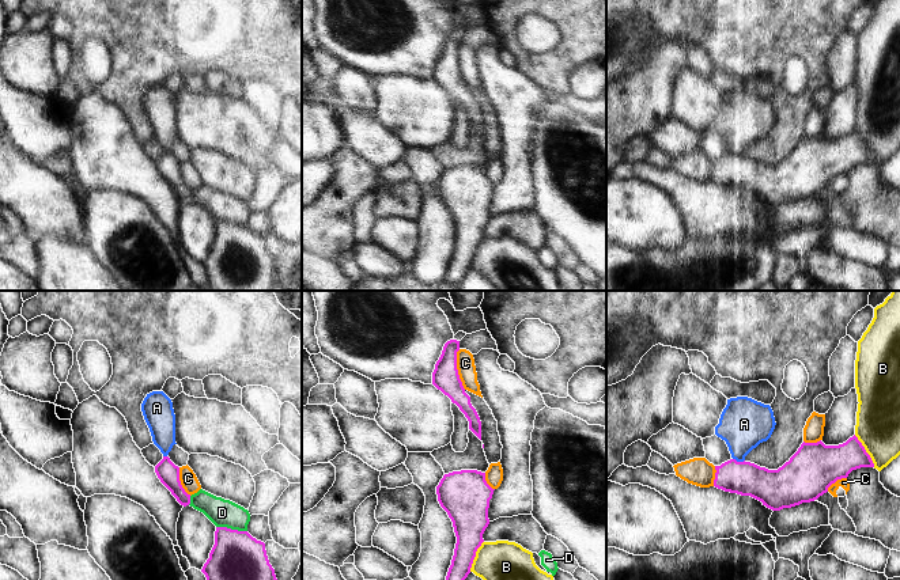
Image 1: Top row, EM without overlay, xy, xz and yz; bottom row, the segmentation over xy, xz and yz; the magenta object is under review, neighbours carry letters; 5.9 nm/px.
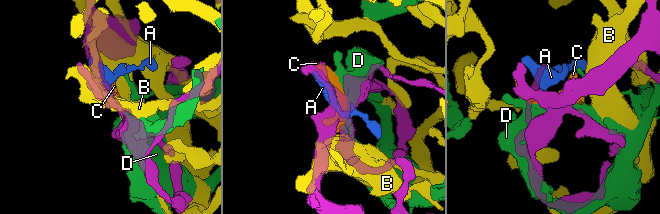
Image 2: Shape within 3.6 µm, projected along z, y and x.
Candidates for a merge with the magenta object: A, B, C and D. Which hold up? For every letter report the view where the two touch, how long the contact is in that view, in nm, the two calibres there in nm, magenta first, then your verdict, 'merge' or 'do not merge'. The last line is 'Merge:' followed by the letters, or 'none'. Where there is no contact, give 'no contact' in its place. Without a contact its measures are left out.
A: yz | 70 nm | 200/300 nm | do not merge
B: yz | 220 nm | 220/260 nm | do not merge
C: xz | 240 nm | 160/110 nm | do not merge
D: xy | 190 nm | 280/160 nm | do not merge
Merge: none

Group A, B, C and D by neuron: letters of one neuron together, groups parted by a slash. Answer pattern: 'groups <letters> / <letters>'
groups A / B / C / D

